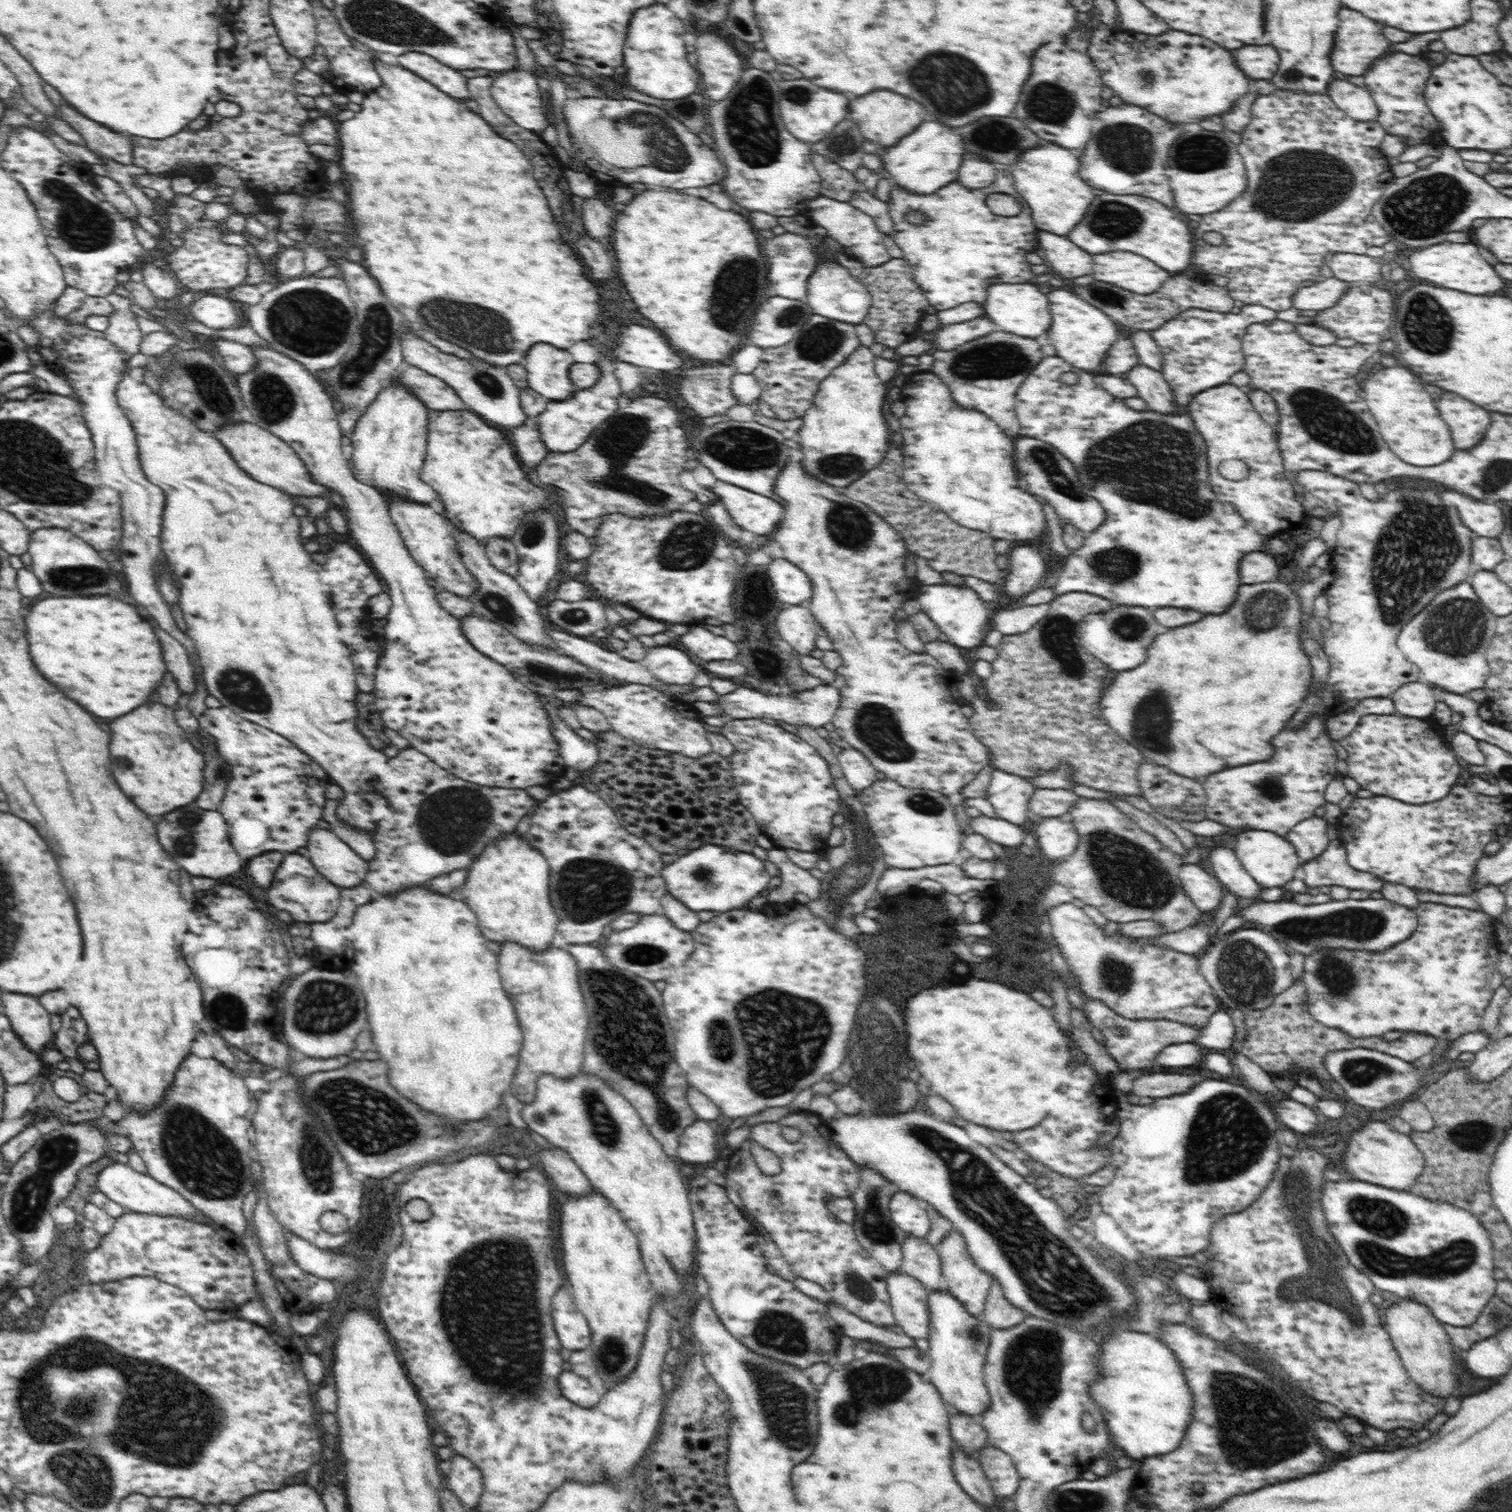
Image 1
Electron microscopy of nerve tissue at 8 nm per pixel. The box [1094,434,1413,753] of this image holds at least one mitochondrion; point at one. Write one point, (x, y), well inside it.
(1264, 612)

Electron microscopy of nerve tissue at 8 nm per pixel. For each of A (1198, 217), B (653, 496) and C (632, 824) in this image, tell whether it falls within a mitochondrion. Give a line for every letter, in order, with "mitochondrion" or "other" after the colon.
A: other
B: mitochondrion
C: other

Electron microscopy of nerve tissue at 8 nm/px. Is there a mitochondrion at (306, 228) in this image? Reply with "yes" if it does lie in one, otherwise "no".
no

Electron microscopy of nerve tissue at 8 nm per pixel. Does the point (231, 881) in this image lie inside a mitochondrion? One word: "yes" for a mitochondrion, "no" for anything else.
no

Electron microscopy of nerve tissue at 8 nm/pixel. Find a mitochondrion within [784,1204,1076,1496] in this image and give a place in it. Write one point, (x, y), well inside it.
(1033, 1361)

